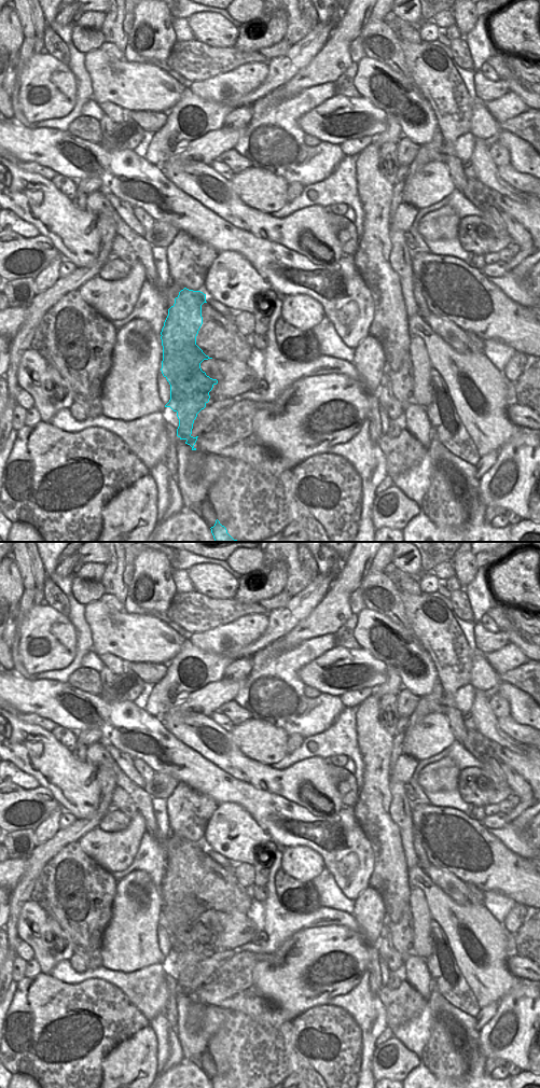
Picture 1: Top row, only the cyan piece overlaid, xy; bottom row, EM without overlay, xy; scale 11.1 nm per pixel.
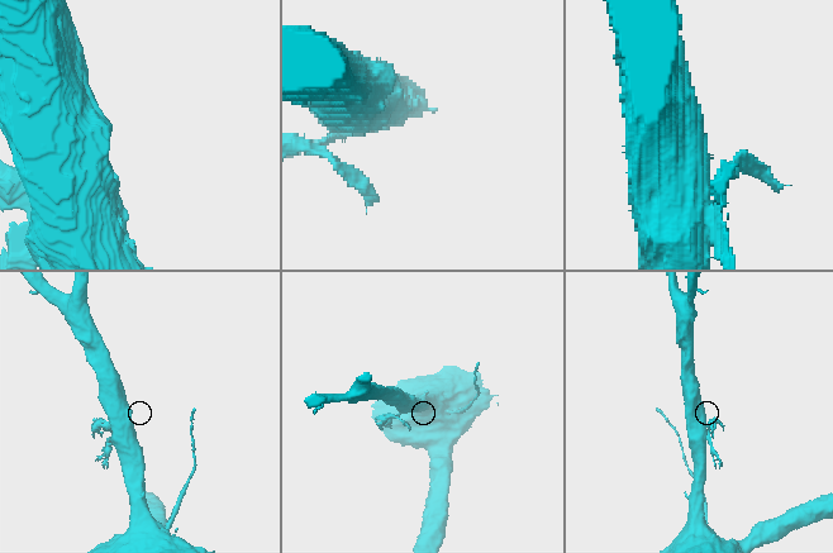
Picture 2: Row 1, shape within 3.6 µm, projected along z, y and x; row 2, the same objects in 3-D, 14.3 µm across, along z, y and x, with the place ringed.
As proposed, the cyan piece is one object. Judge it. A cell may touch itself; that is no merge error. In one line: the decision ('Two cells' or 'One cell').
Two cells

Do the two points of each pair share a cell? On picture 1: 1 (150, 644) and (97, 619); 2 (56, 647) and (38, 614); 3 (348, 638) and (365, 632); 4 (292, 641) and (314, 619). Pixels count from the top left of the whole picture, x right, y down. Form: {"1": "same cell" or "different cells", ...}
{"1": "same cell", "2": "same cell", "3": "different cells", "4": "same cell"}

